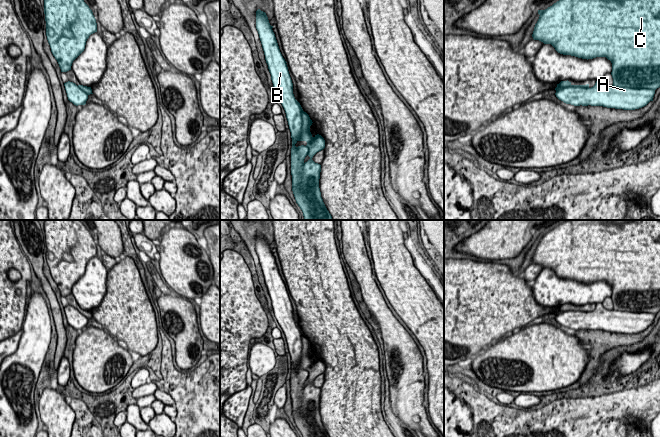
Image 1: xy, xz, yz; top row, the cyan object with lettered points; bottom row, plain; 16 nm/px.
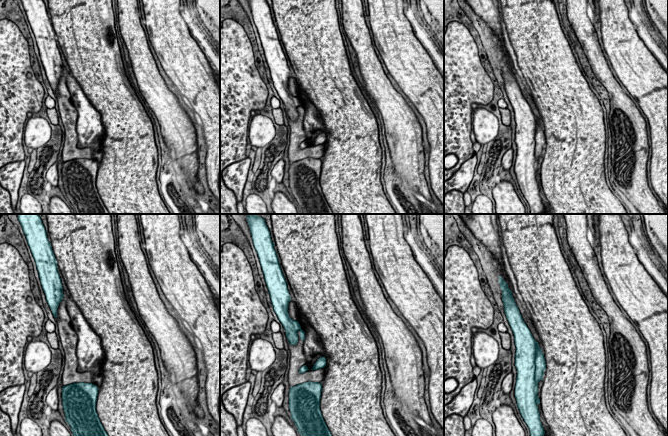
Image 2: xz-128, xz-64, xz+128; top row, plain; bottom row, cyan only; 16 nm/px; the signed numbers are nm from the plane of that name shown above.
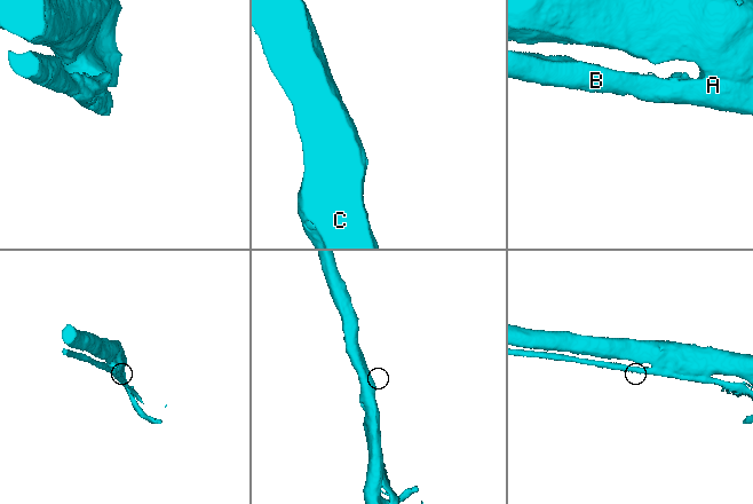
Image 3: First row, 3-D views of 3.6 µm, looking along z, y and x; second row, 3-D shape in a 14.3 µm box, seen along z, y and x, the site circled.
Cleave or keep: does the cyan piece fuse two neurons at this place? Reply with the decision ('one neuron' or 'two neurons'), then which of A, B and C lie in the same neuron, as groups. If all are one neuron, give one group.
two neurons; A B / C

